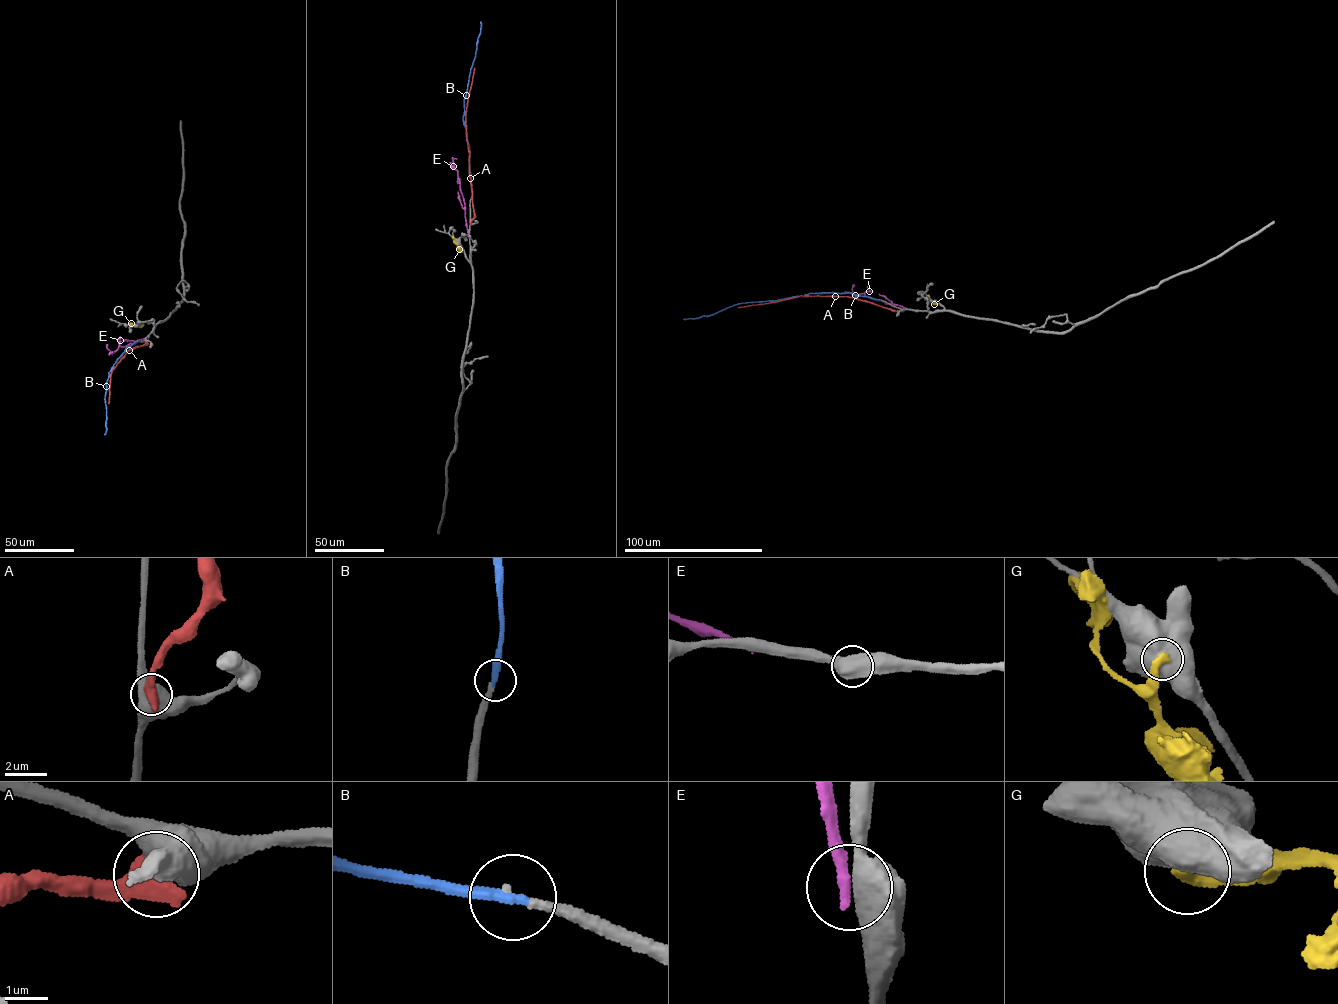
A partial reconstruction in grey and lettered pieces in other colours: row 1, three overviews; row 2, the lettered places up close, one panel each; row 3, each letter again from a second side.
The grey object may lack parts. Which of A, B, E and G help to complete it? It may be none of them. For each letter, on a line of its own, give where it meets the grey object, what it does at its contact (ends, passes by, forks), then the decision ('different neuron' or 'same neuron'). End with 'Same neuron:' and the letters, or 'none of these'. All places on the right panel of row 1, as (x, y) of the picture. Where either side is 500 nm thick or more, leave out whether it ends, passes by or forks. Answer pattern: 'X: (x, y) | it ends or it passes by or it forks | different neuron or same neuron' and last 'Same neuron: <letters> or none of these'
A: (902, 310) | different neuron
B: (880, 300) | it ends | same neuron
E: (916, 311) | different neuron
G: (929, 301) | different neuron
Same neuron: B

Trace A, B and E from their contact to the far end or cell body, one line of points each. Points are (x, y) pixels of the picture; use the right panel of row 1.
A: (902, 310), (857, 298), (801, 295), (738, 307)
B: (880, 299), (851, 293), (811, 293), (774, 301), (740, 303), (710, 315), (683, 319)
E: (916, 311), (885, 303), (863, 293), (854, 295), (845, 291)

